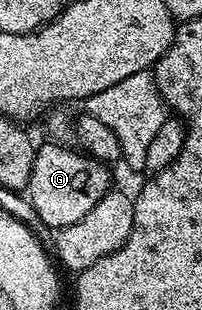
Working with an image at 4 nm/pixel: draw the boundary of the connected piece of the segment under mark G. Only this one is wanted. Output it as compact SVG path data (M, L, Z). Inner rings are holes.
M65 144L53 145L57 146L36 147L27 197L35 212L39 212L39 220L43 220L43 224L50 231L56 232L67 228L67 224L75 224L78 220L83 220L83 216L87 216L87 212L91 212L91 208L95 208L99 200L103 200L103 196L111 189L111 182L109 182L110 167L106 163L99 162L84 152L78 152L76 149L68 150L67 147L61 146Z

